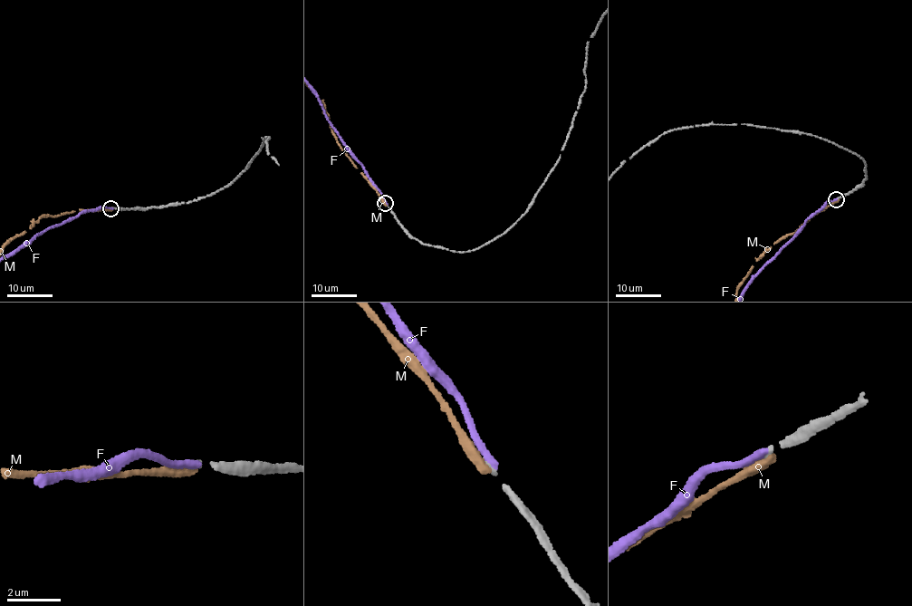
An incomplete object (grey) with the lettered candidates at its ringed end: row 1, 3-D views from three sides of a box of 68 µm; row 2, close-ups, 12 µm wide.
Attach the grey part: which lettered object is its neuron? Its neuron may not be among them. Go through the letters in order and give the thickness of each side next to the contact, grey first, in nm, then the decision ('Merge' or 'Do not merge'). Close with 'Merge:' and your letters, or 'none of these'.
F: Thickness 170 nm (grey) against 280 nm. Do not merge
M: Thickness 170 nm (grey) against 400 nm. Do not merge
Merge: none of these

